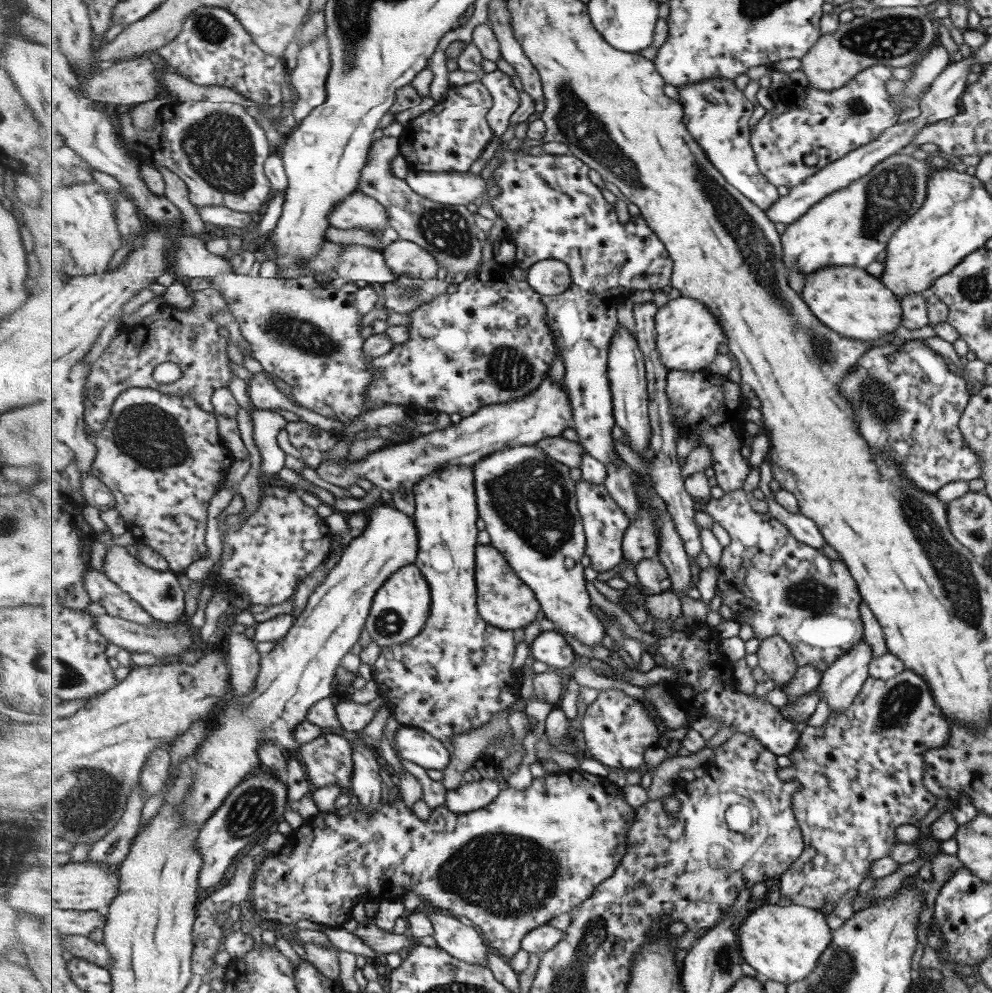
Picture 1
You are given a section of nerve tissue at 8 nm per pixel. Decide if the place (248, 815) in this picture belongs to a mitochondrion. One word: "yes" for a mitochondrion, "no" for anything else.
yes

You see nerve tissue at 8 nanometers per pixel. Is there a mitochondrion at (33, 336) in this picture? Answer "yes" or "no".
no

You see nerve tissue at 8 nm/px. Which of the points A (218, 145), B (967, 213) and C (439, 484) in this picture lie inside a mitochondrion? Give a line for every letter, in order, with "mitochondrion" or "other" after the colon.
A: mitochondrion
B: other
C: other

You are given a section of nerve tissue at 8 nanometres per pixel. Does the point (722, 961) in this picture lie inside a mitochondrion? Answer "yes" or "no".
yes

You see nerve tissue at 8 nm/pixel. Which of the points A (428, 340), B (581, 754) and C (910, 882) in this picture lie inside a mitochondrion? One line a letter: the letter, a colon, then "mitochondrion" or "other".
A: other
B: other
C: other

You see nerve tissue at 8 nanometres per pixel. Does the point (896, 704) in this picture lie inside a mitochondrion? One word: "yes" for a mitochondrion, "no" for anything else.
yes

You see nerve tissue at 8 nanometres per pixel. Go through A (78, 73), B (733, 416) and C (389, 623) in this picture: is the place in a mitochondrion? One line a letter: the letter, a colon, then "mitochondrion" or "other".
A: other
B: other
C: mitochondrion

